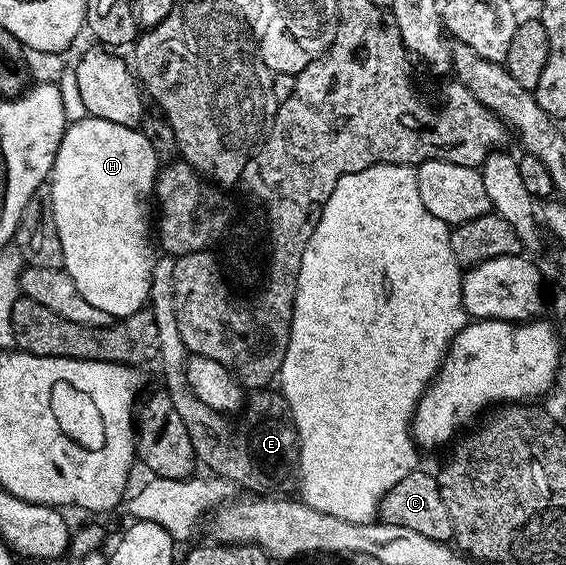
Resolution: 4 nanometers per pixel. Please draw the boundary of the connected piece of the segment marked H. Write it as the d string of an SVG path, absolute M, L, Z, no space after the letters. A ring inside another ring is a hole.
M85 117L76 123L68 123L58 145L50 186L54 221L62 241L63 270L74 281L78 293L82 293L94 309L102 309L102 313L113 320L143 311L149 302L154 262L154 223L148 220L148 202L151 204L154 199L157 170L154 148L150 146L150 141L146 141L143 130L114 125L114 121Z

